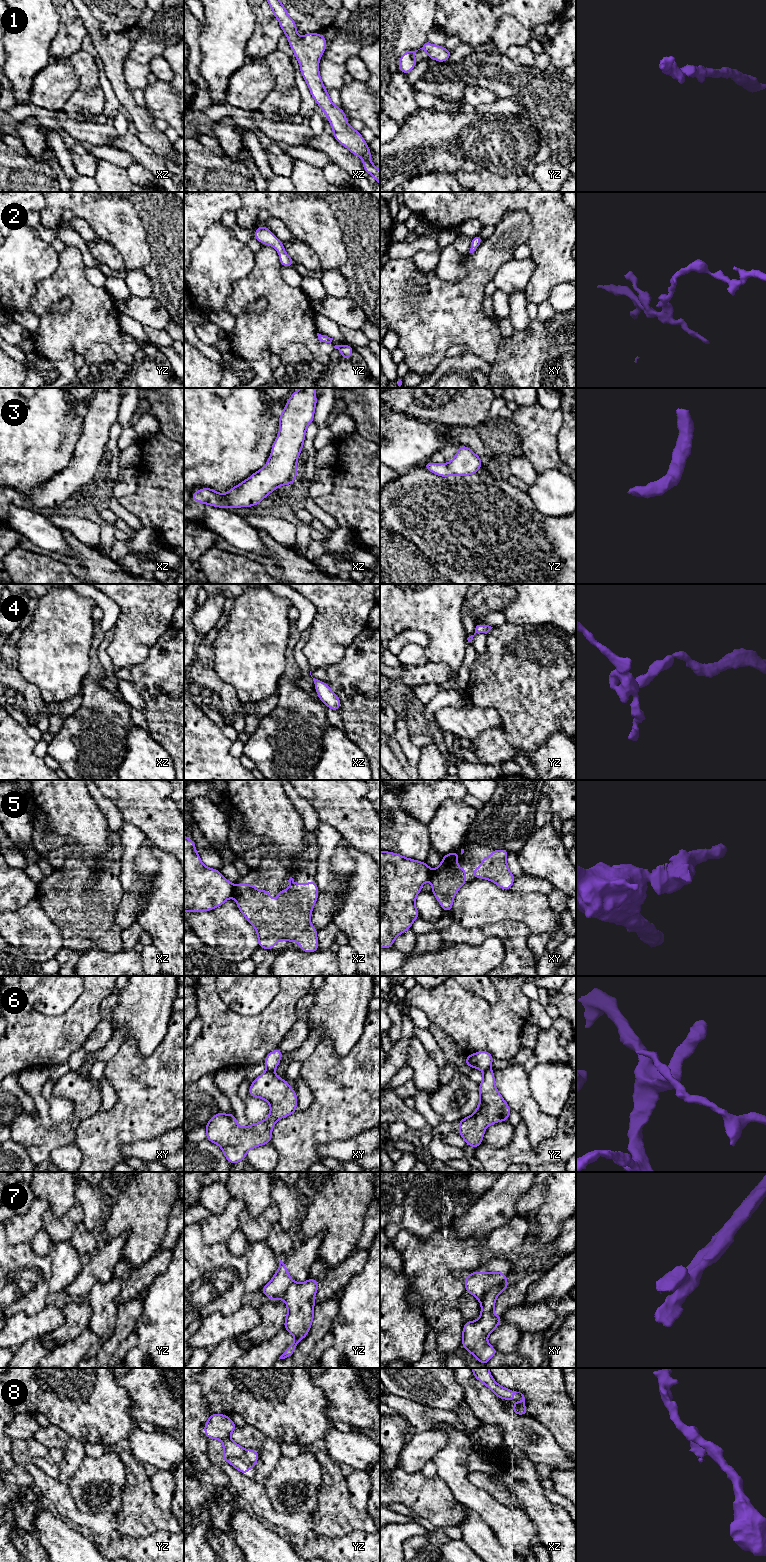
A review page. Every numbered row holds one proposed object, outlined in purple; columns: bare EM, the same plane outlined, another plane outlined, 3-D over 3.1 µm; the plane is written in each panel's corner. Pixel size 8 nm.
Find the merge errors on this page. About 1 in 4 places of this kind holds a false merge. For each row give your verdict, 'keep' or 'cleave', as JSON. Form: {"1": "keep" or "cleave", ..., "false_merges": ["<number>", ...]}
{"1": "keep", "2": "keep", "3": "keep", "4": "keep", "5": "cleave", "6": "cleave", "7": "cleave", "8": "cleave", "false_merges": ["5", "6", "7", "8"]}

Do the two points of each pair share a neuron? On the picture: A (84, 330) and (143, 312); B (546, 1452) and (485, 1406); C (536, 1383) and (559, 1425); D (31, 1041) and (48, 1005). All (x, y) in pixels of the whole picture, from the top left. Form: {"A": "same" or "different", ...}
{"A": "different", "B": "same", "C": "same", "D": "different"}

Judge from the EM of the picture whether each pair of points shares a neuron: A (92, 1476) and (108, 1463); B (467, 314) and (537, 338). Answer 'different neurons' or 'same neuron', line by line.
A: same neuron
B: different neurons

